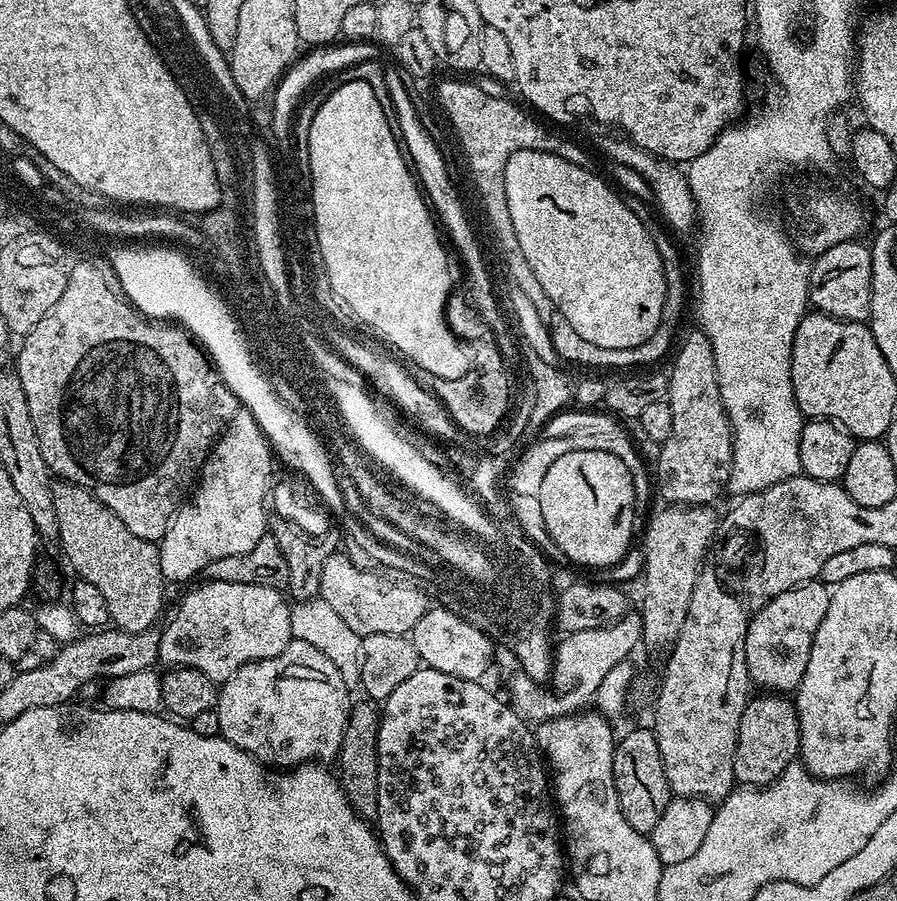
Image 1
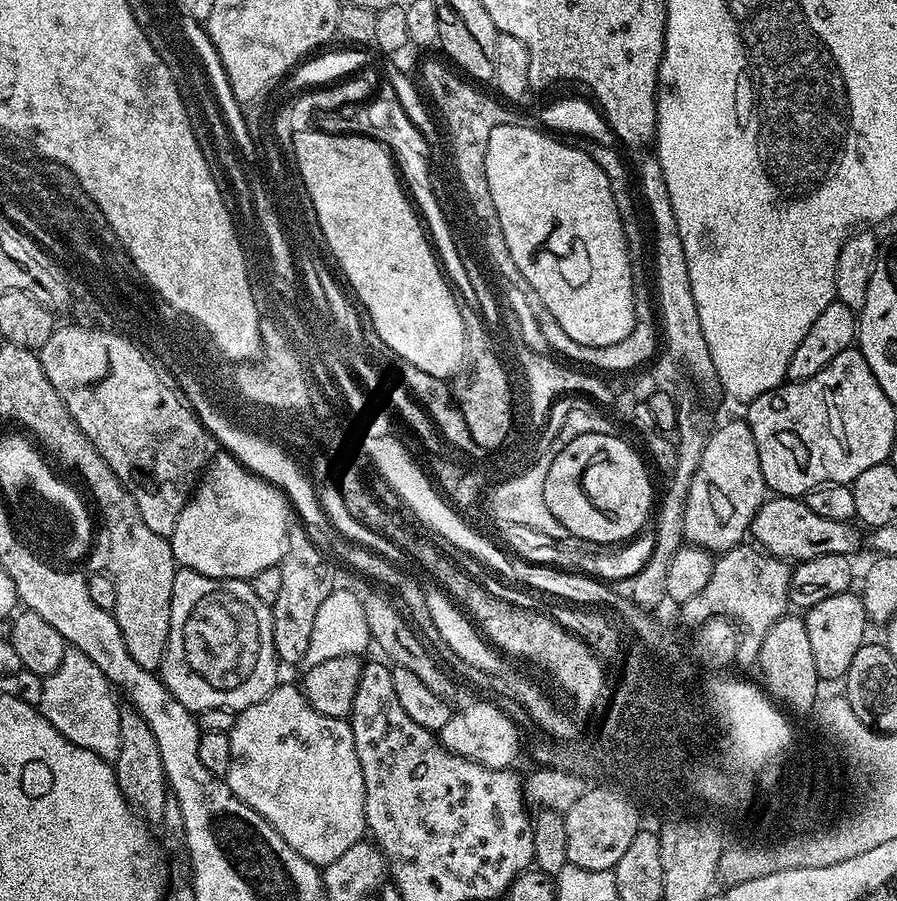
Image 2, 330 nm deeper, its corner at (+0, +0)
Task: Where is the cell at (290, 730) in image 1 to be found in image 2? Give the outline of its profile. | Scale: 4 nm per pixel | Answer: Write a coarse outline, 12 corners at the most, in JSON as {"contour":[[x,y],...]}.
{"contour":[[277,683],[230,790],[323,866],[366,836],[352,725]]}

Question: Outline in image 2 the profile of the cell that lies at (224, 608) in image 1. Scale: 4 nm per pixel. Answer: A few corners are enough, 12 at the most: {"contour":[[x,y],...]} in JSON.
{"contour":[[180,568],[158,675],[194,714],[278,683],[272,609]]}

